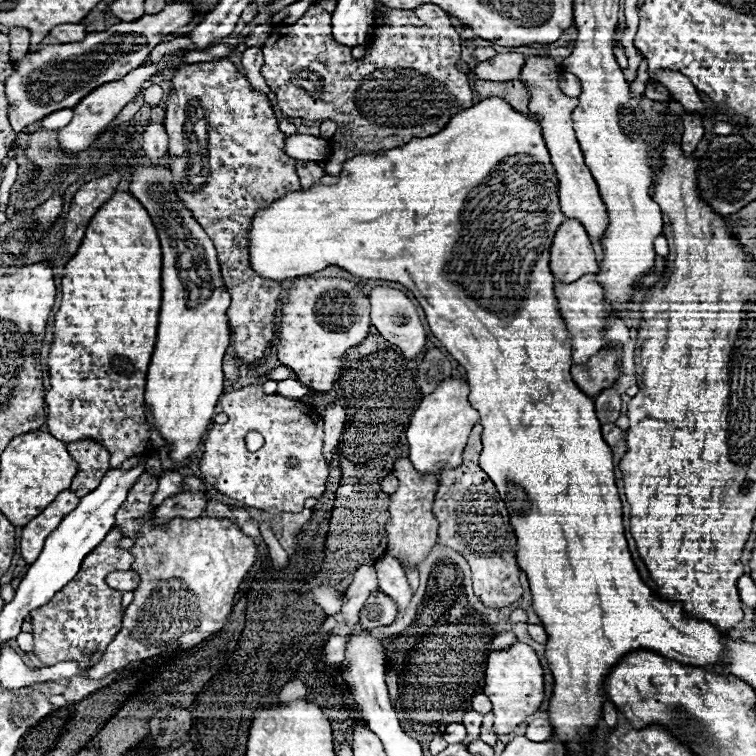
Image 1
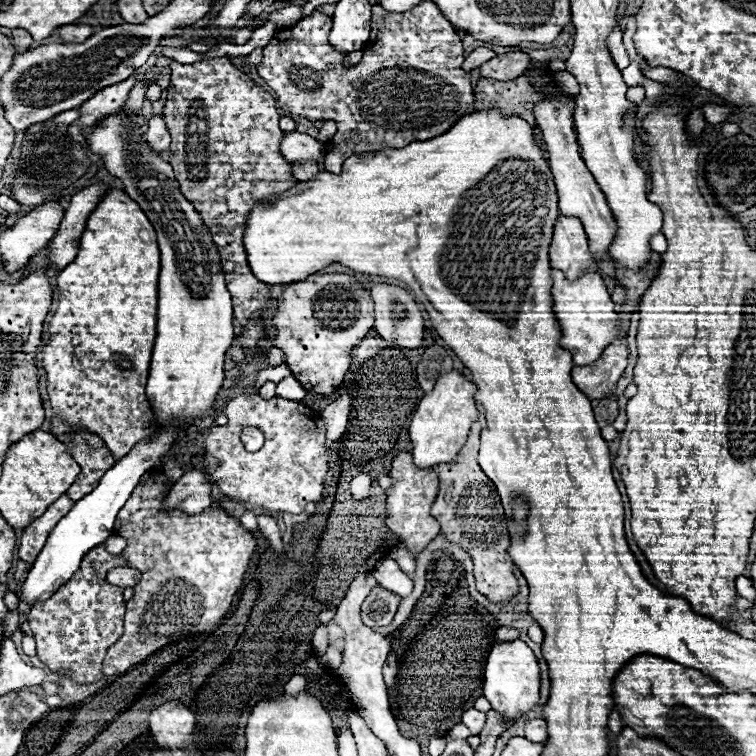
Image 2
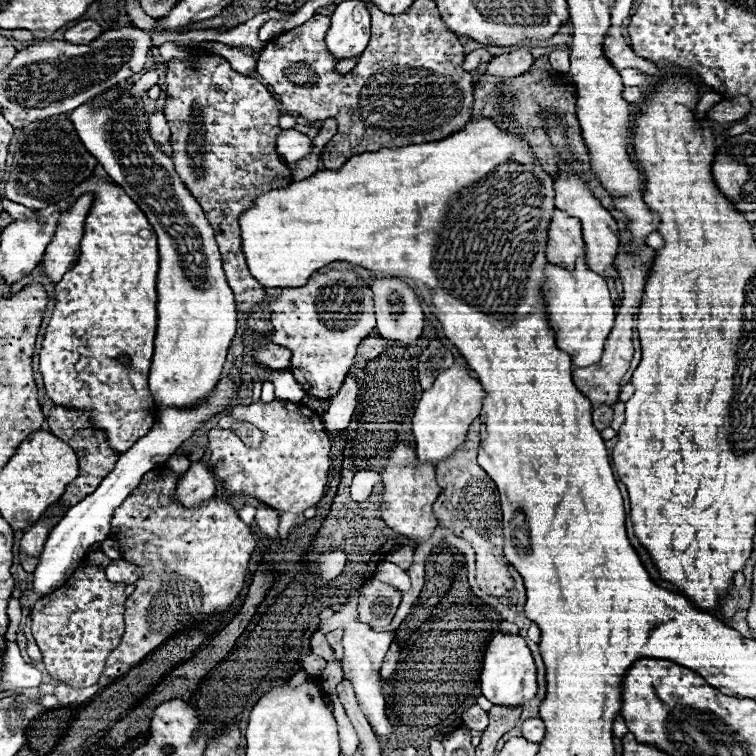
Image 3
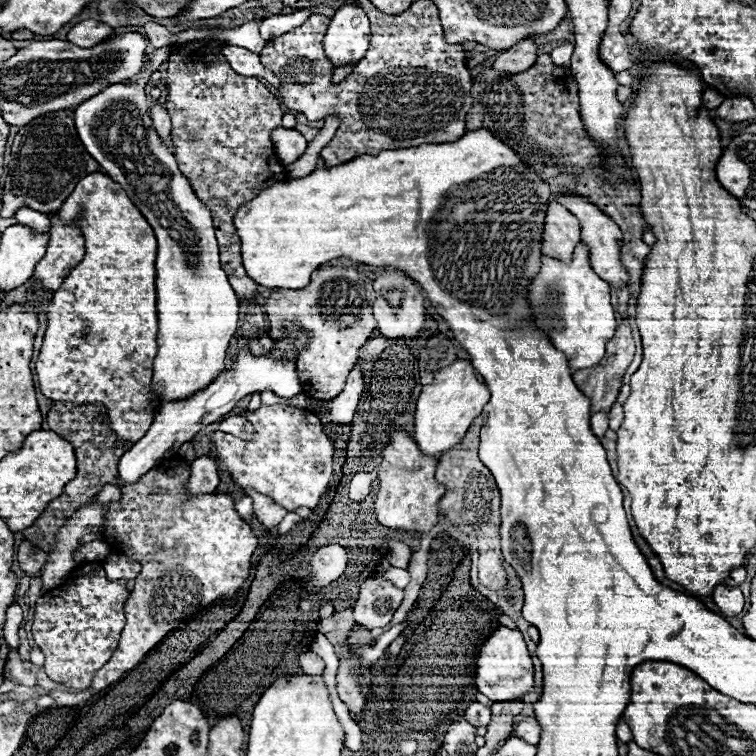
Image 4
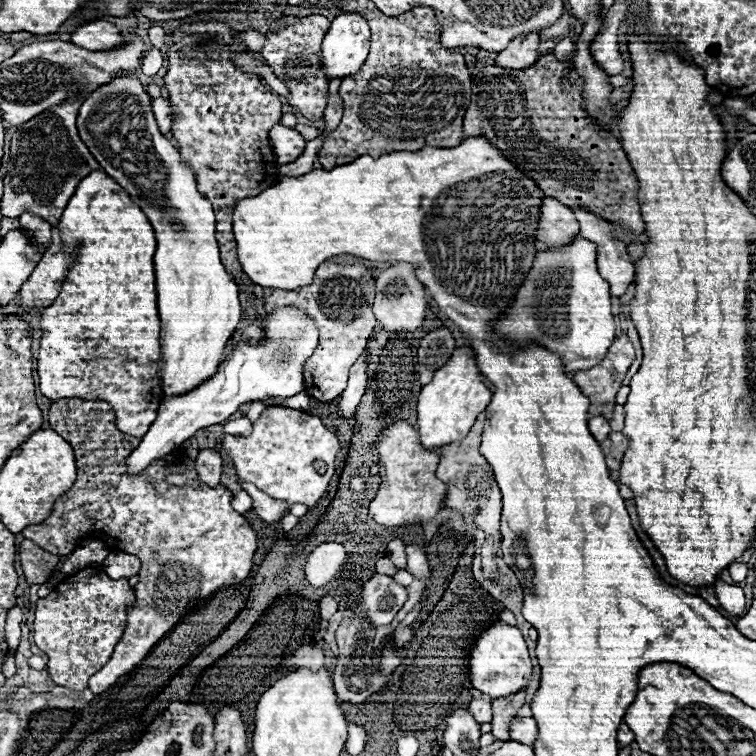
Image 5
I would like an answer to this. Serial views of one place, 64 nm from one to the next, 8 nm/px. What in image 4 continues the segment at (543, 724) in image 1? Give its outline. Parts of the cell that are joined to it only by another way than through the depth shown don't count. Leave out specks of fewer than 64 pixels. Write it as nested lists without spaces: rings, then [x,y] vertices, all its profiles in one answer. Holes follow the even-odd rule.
[[[526,716],[526,718],[520,718],[516,722],[516,736],[518,738],[522,738],[522,740],[526,740],[530,744],[538,744],[540,734],[542,734],[542,728],[540,728],[540,724],[538,724],[536,718]]]

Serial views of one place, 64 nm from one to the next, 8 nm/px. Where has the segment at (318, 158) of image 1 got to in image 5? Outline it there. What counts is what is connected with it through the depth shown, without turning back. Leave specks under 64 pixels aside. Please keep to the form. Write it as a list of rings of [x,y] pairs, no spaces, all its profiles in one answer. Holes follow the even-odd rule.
[[[276,124],[270,130],[270,142],[278,164],[288,164],[296,160],[306,148],[306,140],[300,136],[300,132],[296,132],[294,128],[286,128],[282,124]]]

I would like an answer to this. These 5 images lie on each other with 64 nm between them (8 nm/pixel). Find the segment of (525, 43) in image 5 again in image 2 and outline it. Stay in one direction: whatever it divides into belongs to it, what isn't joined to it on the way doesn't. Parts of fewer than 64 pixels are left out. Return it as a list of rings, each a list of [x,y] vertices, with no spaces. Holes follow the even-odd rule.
[[[524,52],[498,54],[480,66],[480,76],[496,78],[496,80],[512,80],[516,76],[522,76],[528,70],[528,66],[530,66],[530,58]]]

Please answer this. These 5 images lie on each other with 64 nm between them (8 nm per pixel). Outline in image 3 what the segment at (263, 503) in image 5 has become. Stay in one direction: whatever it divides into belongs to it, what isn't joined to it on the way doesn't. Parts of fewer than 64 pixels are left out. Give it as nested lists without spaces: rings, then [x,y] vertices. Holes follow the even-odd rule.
[[[260,504],[258,506],[258,512],[256,512],[256,524],[258,528],[272,540],[278,540],[278,522],[280,522],[280,516],[282,512],[276,512],[272,510],[270,506],[266,504]]]

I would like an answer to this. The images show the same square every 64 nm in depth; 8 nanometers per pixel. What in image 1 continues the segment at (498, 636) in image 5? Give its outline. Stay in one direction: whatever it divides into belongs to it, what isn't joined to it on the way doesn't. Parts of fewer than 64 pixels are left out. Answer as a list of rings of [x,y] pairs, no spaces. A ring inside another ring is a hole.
[[[516,642],[506,650],[492,652],[486,666],[484,692],[492,700],[496,736],[514,732],[522,722],[528,720],[528,716],[532,716],[540,708],[544,700],[544,672],[536,650],[524,642]]]

